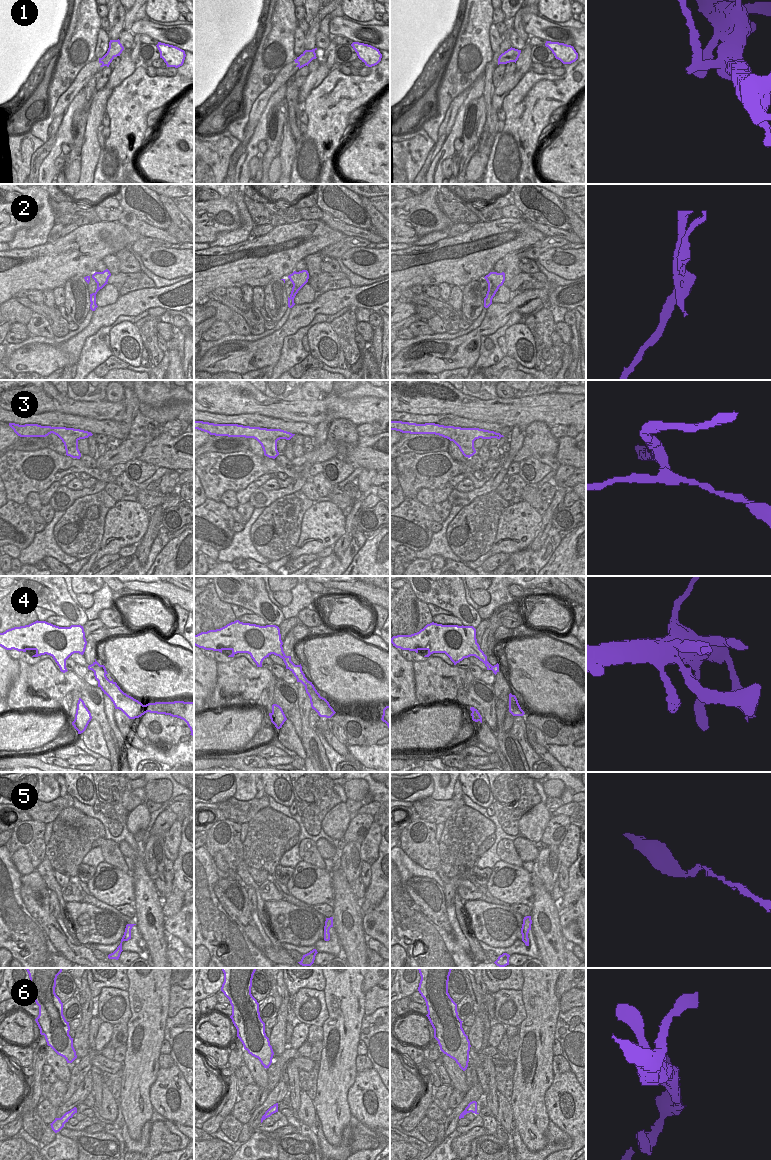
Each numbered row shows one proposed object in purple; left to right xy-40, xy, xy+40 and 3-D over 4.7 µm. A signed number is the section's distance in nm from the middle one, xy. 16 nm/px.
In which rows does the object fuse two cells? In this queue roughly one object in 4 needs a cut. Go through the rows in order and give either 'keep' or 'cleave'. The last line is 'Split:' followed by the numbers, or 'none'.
1: cleave
2: cleave
3: cleave
4: keep
5: keep
6: keep
Split: 1, 2, 3

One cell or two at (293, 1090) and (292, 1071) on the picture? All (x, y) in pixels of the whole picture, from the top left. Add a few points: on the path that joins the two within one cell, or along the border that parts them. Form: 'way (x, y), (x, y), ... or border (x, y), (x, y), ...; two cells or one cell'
way (293, 1085), (293, 1076); one cell

